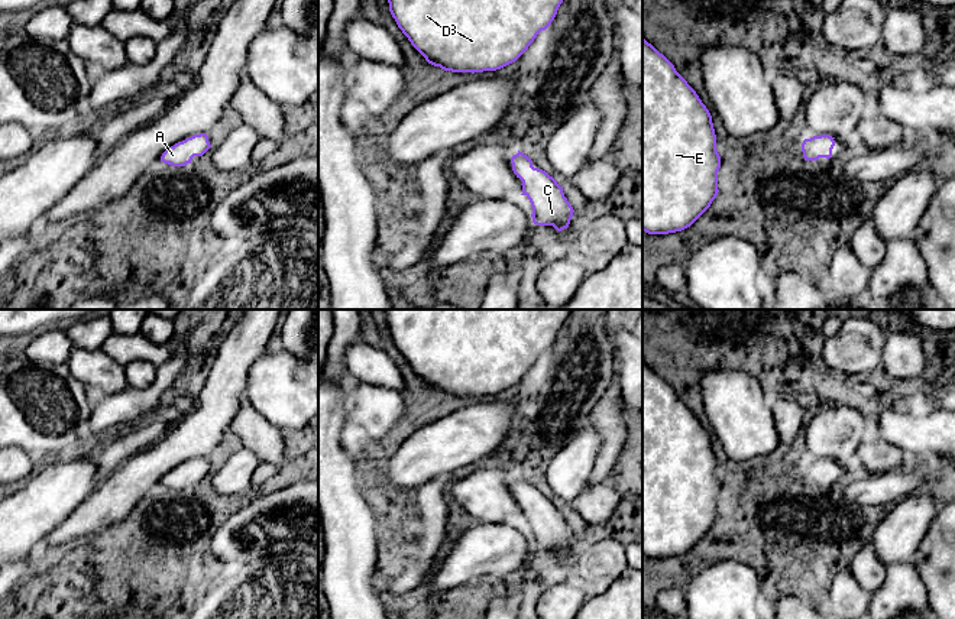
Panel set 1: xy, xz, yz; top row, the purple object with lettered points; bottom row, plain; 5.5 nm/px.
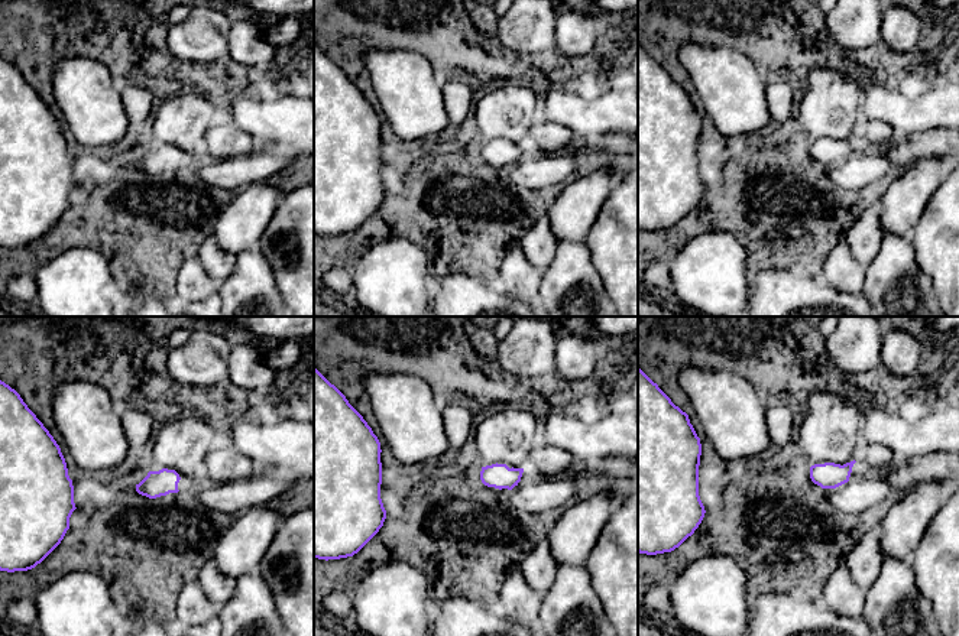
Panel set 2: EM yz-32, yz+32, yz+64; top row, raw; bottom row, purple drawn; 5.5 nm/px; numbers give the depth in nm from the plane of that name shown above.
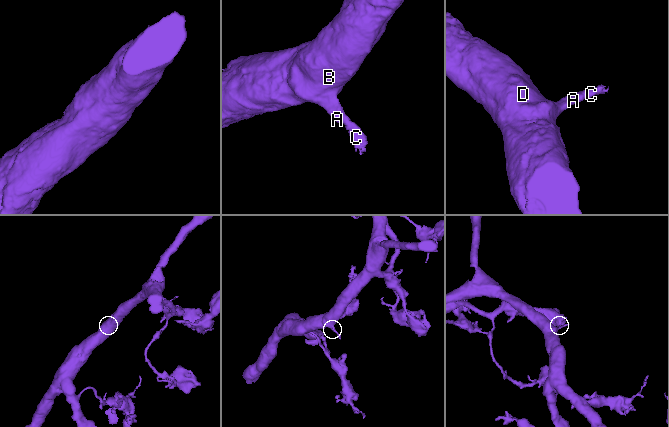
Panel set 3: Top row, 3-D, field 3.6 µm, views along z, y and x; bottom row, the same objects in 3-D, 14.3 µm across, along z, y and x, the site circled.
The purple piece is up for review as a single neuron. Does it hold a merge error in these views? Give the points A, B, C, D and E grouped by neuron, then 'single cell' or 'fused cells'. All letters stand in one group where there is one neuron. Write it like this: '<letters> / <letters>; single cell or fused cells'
A B C D E; single cell

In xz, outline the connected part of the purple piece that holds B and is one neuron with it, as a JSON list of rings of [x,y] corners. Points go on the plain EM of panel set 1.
[[[385,310],[389,336],[398,351],[408,362],[411,369],[434,390],[451,396],[483,396],[496,395],[515,386],[534,366],[541,354],[546,354],[554,344],[557,334],[572,310]]]

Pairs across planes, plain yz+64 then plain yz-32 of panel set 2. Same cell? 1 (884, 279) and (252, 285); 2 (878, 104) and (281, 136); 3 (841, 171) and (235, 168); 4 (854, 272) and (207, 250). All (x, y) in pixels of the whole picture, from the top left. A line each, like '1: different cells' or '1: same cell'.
1: same cell
2: same cell
3: same cell
4: different cells

